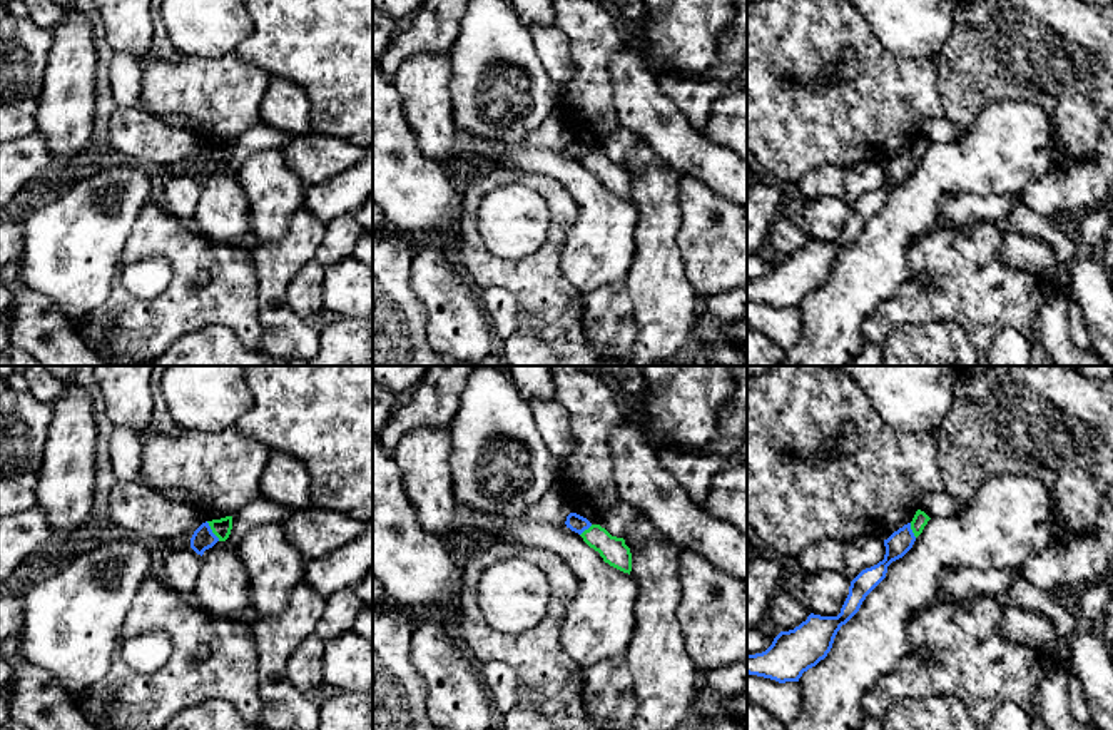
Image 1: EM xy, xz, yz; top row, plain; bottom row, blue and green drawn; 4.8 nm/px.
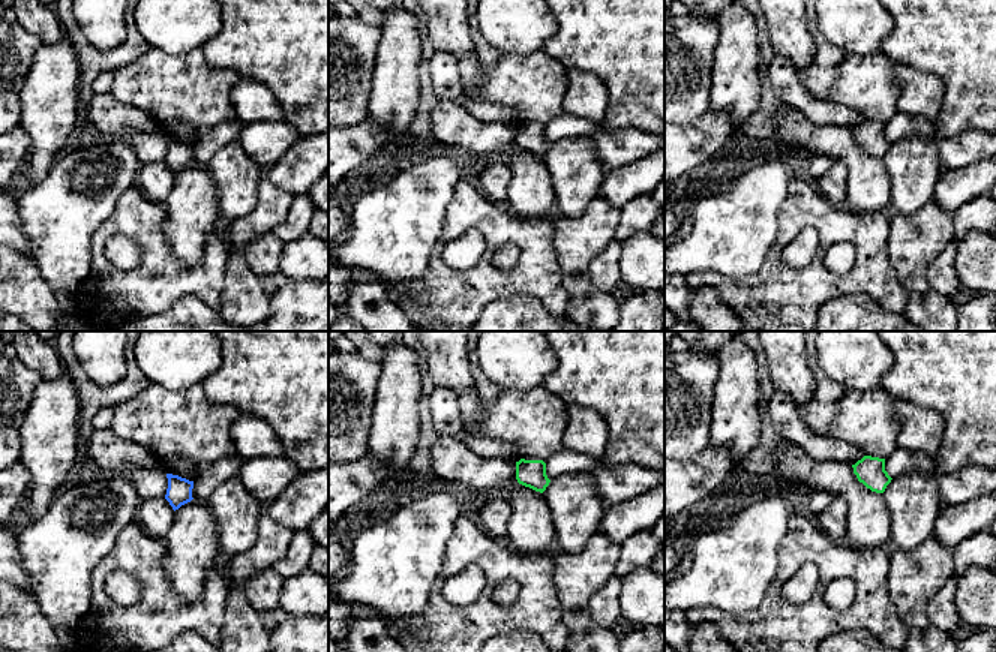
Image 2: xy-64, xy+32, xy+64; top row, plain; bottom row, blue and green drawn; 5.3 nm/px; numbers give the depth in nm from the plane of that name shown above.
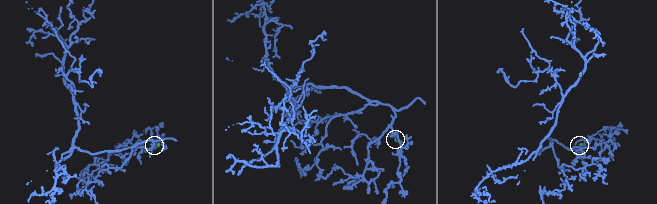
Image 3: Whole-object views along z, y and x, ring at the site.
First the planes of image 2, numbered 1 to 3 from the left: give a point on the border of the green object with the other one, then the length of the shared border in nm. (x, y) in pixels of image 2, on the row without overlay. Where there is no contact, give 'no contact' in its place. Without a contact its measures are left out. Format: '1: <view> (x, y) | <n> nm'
1: no contact
2: no contact
3: no contact

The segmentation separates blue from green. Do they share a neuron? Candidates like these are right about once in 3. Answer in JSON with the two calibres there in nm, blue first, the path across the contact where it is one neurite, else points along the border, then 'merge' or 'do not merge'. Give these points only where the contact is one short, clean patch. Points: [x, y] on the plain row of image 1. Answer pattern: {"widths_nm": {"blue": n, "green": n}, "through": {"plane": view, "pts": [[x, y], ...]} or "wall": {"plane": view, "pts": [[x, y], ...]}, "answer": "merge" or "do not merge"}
{"widths_nm": {"blue": 110, "green": 90}, "wall": {"plane": "xy", "pts": [[206, 147], [219, 166]]}, "answer": "do not merge"}

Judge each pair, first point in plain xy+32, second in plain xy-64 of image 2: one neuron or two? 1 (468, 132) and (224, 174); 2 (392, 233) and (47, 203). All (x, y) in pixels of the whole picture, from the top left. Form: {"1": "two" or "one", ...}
{"1": "two", "2": "one"}

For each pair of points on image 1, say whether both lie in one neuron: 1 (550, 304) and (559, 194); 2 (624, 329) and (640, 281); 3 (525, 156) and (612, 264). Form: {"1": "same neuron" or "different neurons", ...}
{"1": "same neuron", "2": "different neurons", "3": "same neuron"}

